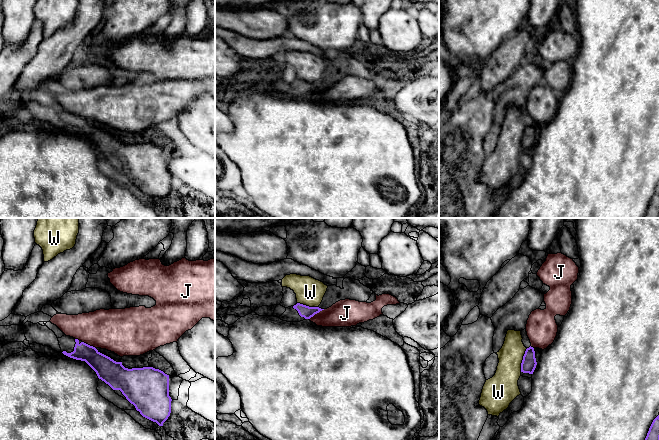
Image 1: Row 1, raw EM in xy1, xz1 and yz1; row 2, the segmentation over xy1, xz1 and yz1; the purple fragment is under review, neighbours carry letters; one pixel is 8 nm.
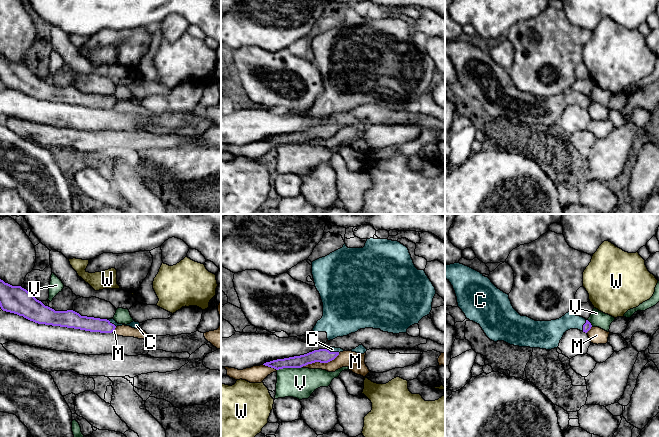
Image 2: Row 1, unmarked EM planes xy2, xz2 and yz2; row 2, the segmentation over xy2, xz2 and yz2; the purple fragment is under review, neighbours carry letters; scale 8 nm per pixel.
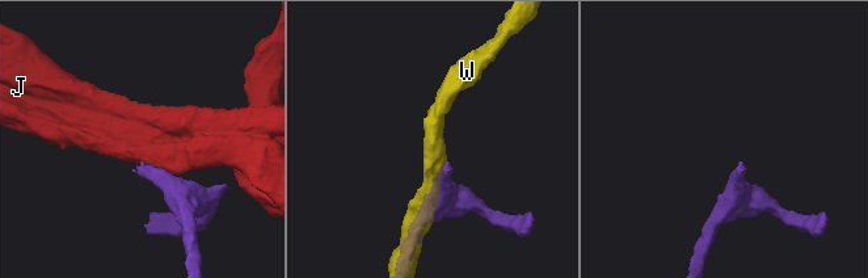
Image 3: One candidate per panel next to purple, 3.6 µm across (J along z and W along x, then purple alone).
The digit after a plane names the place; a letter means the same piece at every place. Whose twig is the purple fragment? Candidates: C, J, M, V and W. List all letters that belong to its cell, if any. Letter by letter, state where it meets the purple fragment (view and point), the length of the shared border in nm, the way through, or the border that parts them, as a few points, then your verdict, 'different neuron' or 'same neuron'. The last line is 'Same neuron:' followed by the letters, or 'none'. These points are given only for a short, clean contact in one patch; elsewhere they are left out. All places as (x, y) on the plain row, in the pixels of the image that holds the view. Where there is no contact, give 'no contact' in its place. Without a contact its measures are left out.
C: contact xz2 (333, 128); length 110 nm; way xz2 (322, 131), (328, 131), (333, 128), (332, 125); same neuron
J: contact xz1 (316, 89); length 150 nm; border xz1 (324, 85), (315, 89), (309, 95); different neuron
M: contact xz2 (320, 138); length 320 nm; different neuron
V: contact xz2 (289, 143); length 220 nm; different neuron
W: contact yz1 (522, 136); length 200 nm; different neuron
Same neuron: C

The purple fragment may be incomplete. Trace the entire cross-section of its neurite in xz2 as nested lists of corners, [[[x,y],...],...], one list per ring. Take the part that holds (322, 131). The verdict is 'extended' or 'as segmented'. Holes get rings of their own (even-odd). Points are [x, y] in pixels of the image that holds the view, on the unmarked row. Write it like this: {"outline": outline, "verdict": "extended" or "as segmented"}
{"outline": [[[328,123],[327,125],[319,125],[304,131],[294,132],[284,135],[277,135],[266,138],[263,141],[274,144],[276,146],[283,144],[301,144],[315,138],[328,139],[334,136],[340,128],[345,126],[341,124]]], "verdict": "extended"}

